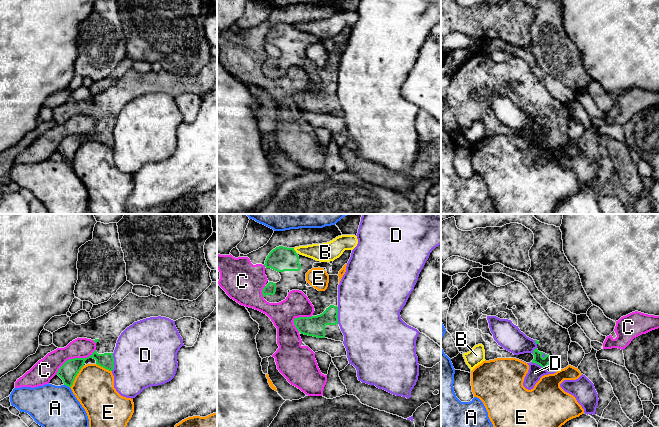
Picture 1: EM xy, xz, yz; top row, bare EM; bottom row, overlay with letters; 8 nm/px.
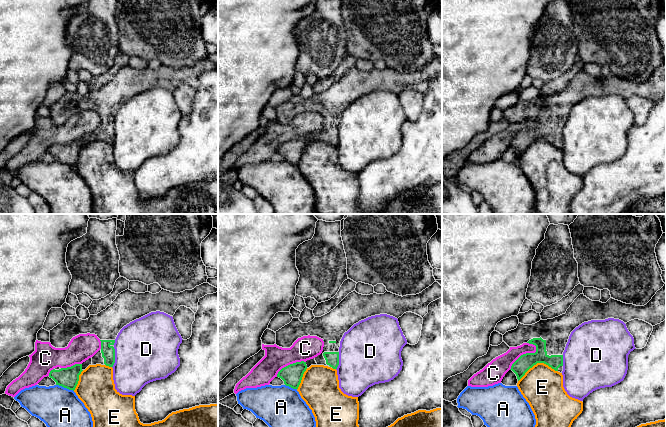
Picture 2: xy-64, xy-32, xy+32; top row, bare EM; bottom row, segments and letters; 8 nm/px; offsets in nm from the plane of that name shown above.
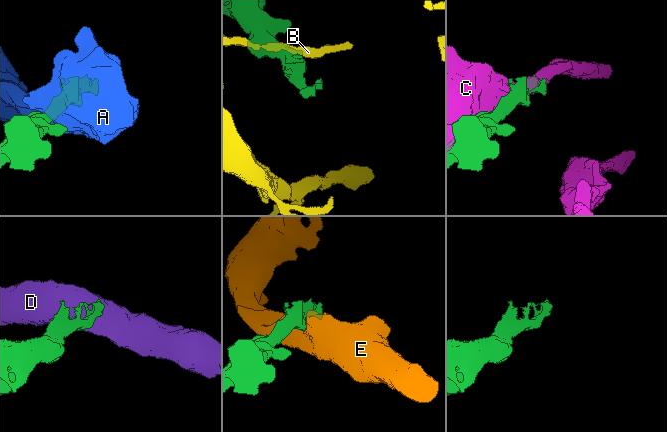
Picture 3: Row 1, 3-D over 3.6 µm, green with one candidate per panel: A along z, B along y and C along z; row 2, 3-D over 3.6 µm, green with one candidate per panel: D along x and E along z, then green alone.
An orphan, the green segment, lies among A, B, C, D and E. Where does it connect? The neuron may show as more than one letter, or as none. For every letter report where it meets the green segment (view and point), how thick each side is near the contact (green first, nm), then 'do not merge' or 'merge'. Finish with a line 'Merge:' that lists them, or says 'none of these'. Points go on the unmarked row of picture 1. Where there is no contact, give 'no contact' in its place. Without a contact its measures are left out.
A: xy (67, 161) | 150/360 nm | do not merge
B: xz (294, 26) | 200/160 nm | do not merge
C: xy (74, 134) | 150/180 nm | do not merge
D: xy (113, 138) | 120/480 nm | do not merge
E: xy (76, 151) | 150/320 nm | do not merge
Merge: none of these

